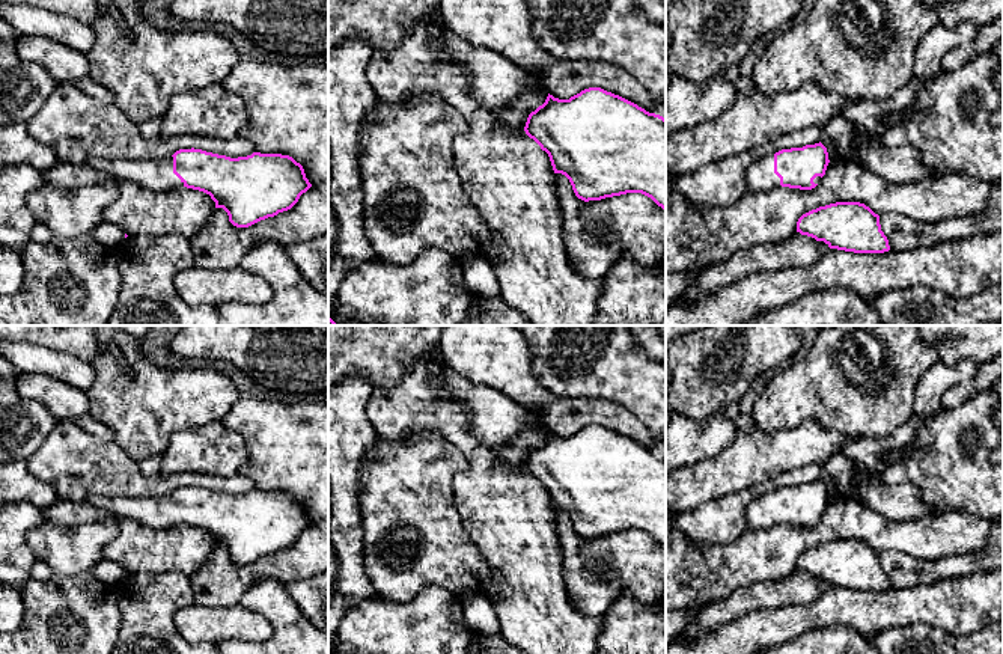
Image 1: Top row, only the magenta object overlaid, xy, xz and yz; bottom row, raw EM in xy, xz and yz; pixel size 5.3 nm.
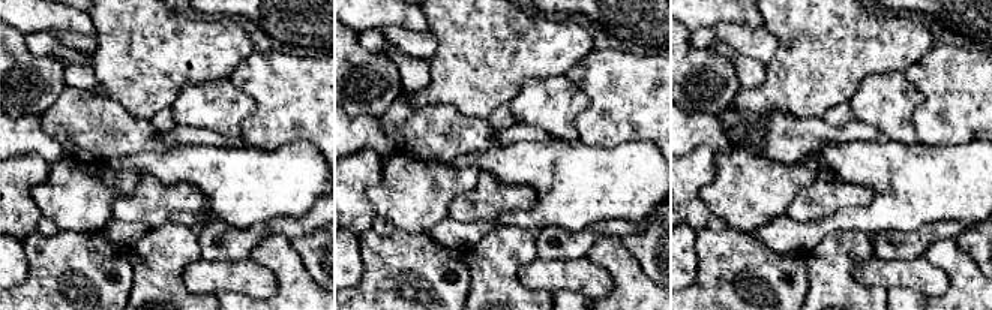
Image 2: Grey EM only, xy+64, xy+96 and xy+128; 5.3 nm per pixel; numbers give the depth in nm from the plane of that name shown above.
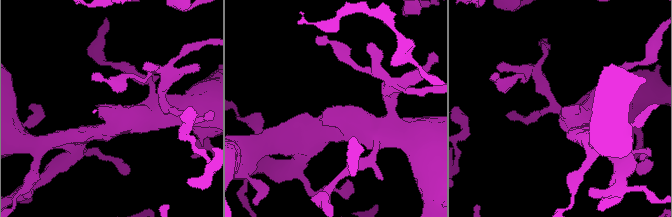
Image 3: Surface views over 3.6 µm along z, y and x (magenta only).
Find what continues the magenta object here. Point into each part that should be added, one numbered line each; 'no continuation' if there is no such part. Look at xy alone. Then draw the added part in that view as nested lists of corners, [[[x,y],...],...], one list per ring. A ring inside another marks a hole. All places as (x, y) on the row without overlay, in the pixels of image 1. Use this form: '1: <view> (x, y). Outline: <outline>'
1: xy (158, 513). Outline: [[[93,494],[86,502],[95,508],[110,512],[114,518],[140,521],[149,527],[172,527],[184,524],[173,511],[173,494],[160,497],[111,497]]]

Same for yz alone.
1: yz (759, 514). Outline: [[[774,491],[751,500],[745,509],[747,529],[770,529],[782,524],[780,515],[774,511]]]

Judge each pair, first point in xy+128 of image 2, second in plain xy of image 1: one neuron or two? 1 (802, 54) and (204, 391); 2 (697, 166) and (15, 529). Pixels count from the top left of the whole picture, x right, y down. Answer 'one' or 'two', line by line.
1: one
2: one

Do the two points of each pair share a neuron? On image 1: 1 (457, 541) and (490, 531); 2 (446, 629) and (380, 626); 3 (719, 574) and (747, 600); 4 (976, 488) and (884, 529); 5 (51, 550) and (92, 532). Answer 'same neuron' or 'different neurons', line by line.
1: different neurons
2: same neuron
3: different neurons
4: different neurons
5: same neuron

